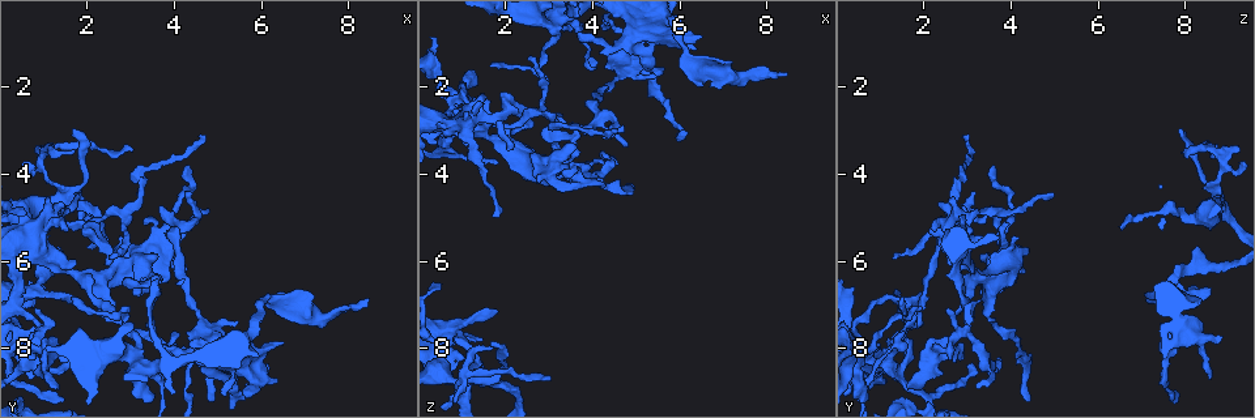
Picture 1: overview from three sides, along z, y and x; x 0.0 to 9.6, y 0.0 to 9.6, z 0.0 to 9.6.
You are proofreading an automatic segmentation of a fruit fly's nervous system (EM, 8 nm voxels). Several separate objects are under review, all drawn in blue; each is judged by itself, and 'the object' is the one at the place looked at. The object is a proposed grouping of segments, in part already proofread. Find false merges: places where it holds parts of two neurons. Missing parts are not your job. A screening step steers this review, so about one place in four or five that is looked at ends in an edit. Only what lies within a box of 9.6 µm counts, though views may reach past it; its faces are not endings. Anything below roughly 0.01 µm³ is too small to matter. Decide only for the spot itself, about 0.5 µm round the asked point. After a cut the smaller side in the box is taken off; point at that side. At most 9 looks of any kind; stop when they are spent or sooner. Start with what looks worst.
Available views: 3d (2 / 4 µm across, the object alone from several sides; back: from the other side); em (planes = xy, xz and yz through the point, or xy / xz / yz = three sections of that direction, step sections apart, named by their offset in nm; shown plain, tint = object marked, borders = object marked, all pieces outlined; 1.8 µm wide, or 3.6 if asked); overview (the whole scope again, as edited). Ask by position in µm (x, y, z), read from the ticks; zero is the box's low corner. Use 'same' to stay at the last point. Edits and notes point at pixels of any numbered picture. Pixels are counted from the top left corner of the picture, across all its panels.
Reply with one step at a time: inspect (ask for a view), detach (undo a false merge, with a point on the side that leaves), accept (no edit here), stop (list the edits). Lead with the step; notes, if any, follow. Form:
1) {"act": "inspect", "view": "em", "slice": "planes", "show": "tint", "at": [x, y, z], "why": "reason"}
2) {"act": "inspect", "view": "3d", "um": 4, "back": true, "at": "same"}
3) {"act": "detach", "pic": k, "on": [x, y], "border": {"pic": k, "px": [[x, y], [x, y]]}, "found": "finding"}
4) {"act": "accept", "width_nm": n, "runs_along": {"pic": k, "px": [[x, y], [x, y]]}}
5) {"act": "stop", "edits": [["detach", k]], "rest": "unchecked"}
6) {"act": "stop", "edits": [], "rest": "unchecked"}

{"act": "inspect", "view": "3d", "um": 4, "at": [1.00, 3.45, 8.65], "why": "a fork"}

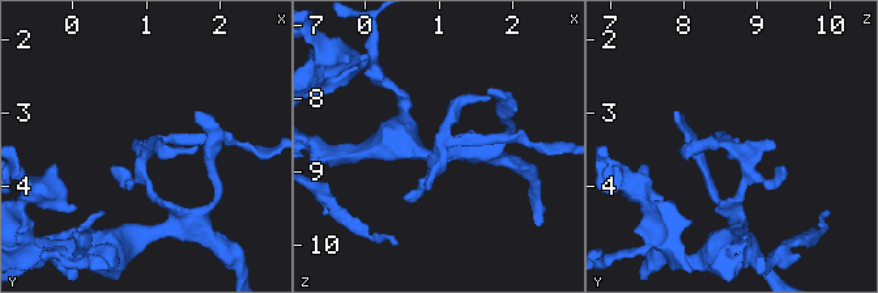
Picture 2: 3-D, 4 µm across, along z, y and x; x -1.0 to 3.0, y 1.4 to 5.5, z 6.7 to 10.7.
{"act": "inspect", "view": "em", "slice": "yz", "step": 16, "show": "tint", "at": [1.00, 3.45, 8.70]}

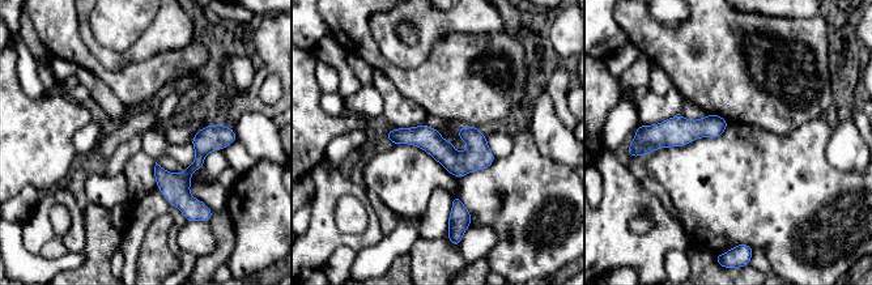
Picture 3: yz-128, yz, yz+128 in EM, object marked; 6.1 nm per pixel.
{"act": "inspect", "view": "em", "slice": "planes", "show": "tint", "at": "same", "why": "another direction"}

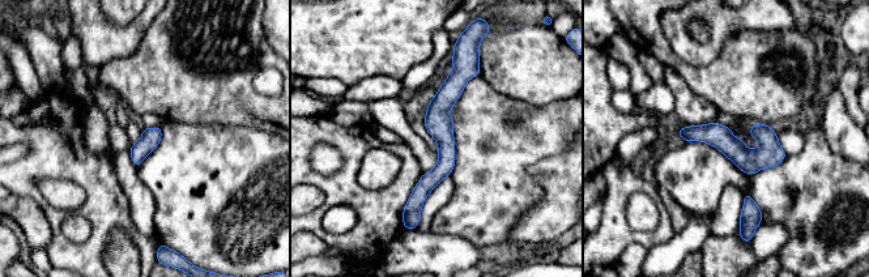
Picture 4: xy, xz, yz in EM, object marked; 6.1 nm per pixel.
{"act": "accept", "width_nm": 120, "runs_along": {"pic": 4, "px": [[456, 62], [444, 166], [417, 213]]}, "found": "continuous, no second neuron"}

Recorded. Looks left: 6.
{"act": "inspect", "view": "3d", "um": 4, "at": [0.75, 6.65, 7.60], "why": "thick turns thin"}

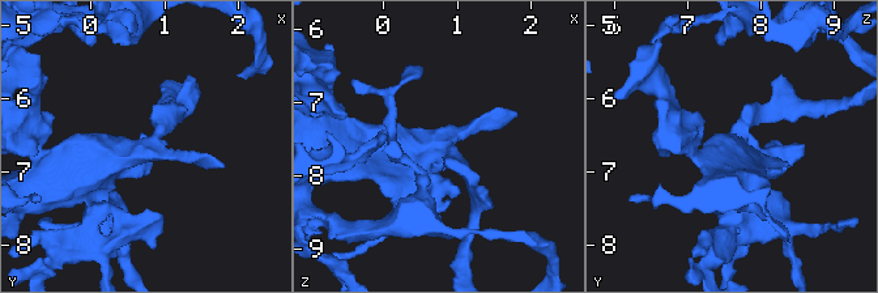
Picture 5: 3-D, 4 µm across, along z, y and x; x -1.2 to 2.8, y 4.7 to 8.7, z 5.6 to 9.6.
{"act": "inspect", "view": "em", "um": 3.6, "slice": "planes", "show": "tint", "at": [0.75, 6.70, 7.60], "why": "shape alone is not enough"}

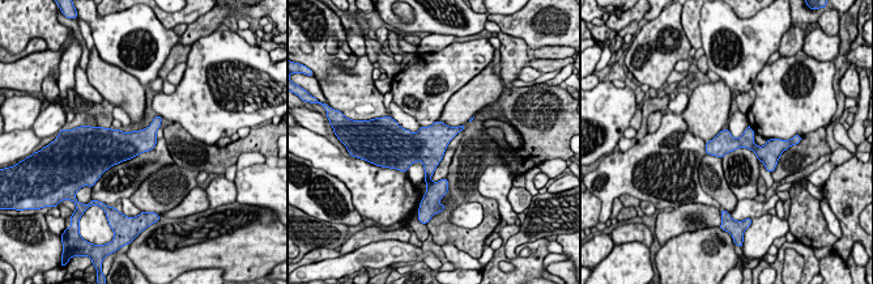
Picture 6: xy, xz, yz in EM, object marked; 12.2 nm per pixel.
{"act": "accept", "found": "all the same neuron"}

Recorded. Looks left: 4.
{"act": "inspect", "view": "em", "slice": "planes", "show": "tint", "at": [0.60, 5.60, 2.85], "why": "thick turns thin"}

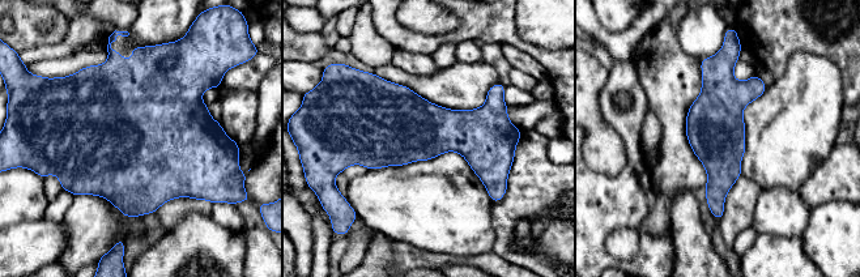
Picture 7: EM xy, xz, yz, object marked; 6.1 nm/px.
{"act": "accept", "found": "one neuron here"}

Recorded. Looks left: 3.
{"act": "inspect", "view": "em", "slice": "planes", "show": "plain", "at": [3.20, 4.10, 2.90], "why": "abrupt turn"}

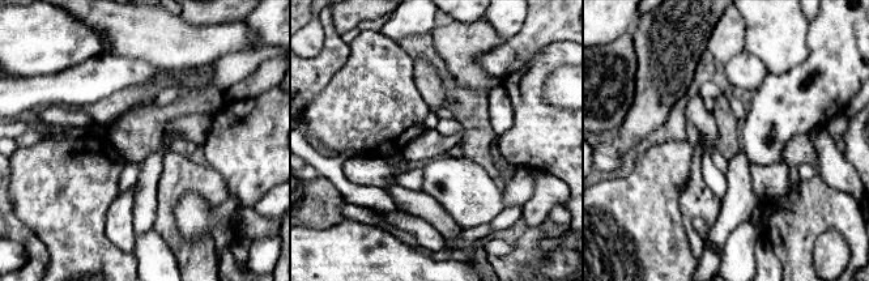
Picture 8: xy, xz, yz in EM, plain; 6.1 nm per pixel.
{"act": "inspect", "view": "em", "slice": "planes", "show": "tint", "at": "same"}

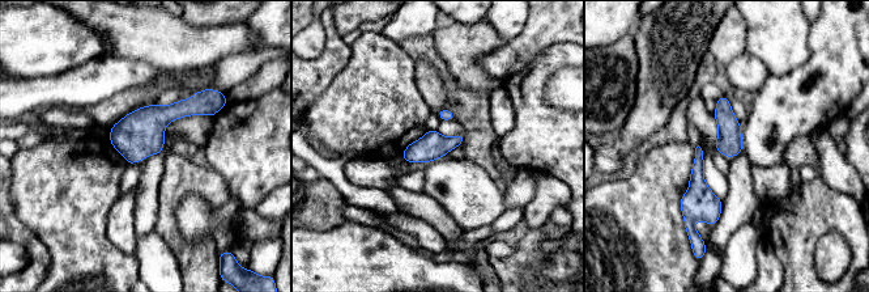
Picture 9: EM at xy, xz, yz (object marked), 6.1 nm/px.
{"act": "accept", "found": "continuous, no second neuron"}

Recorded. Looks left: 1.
{"act": "stop", "edits": [], "rest": "unchecked"}

